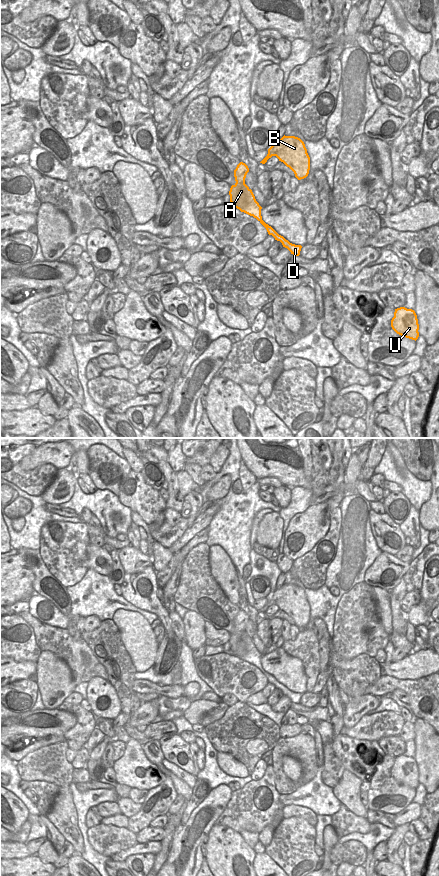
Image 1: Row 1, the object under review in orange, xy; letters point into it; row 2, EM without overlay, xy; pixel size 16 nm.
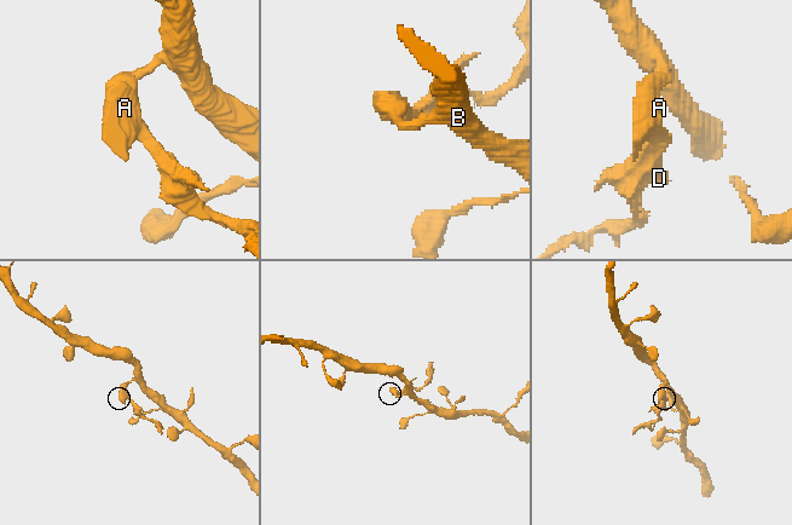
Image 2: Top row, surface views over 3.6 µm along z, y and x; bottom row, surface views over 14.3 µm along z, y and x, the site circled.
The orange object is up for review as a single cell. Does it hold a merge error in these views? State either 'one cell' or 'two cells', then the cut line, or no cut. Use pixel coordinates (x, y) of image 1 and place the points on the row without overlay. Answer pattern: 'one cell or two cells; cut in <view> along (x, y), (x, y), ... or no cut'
two cells; cut in xy along (269, 601), (267, 606)

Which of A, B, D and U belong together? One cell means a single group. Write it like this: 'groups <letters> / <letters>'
groups A D / B U

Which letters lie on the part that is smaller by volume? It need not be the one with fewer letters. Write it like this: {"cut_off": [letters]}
{"cut_off": ["A", "D"]}

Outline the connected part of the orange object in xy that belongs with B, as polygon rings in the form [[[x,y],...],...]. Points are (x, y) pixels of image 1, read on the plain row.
[[[283,584],[276,589],[269,597],[268,605],[276,604],[295,622],[298,628],[308,624],[310,618],[310,605],[307,601],[304,590],[295,584]]]

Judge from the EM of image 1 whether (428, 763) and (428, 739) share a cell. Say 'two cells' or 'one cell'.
one cell

